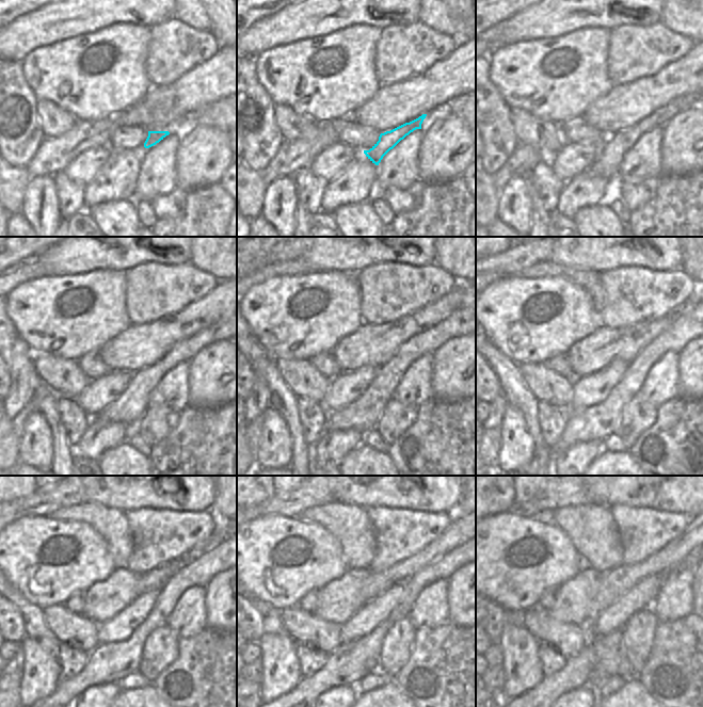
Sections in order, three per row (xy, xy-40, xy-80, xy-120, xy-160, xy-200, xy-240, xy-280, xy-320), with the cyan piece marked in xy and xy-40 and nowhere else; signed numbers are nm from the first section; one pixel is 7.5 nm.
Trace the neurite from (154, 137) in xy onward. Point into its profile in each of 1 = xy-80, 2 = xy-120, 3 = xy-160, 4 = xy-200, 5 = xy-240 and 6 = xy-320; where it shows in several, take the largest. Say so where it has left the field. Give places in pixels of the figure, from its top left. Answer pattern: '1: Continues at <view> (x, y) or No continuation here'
1: Continues at xy-80 (613, 149)
2: Continues at xy-120 (128, 408)
3: Continues at xy-160 (362, 415)
4: Continues at xy-200 (597, 421)
5: Continues at xy-240 (109, 662)
6: Continues at xy-320 (578, 671).

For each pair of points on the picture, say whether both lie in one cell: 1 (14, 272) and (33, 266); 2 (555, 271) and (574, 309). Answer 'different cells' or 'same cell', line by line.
1: same cell
2: different cells

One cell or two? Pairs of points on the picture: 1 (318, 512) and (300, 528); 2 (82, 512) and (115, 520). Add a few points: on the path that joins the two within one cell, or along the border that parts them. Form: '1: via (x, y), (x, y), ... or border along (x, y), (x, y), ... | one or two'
1: border along (297, 517), (303, 520), (315, 520), (330, 532) | two
2: via (91, 513), (107, 520) | one

